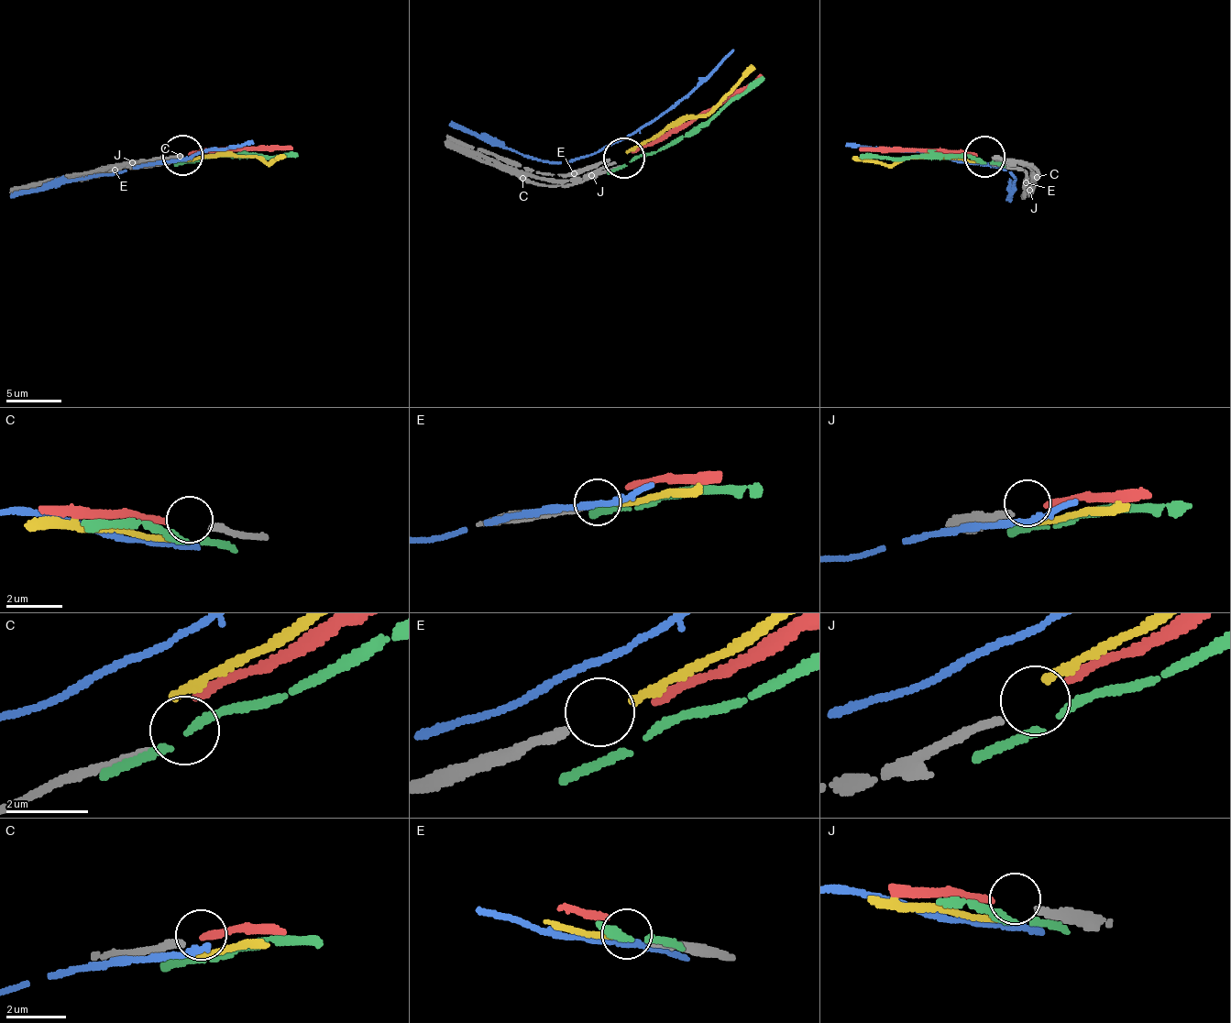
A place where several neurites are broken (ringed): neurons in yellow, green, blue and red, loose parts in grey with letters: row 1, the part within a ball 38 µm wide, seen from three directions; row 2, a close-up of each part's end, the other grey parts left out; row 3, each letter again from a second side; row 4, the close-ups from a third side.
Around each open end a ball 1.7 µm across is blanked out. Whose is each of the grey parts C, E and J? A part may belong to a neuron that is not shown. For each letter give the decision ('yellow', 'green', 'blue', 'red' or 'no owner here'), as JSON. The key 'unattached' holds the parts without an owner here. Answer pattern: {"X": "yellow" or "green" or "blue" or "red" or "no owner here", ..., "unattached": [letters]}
{"C": "no owner here", "E": "yellow", "J": "red", "unattached": ["C"]}

